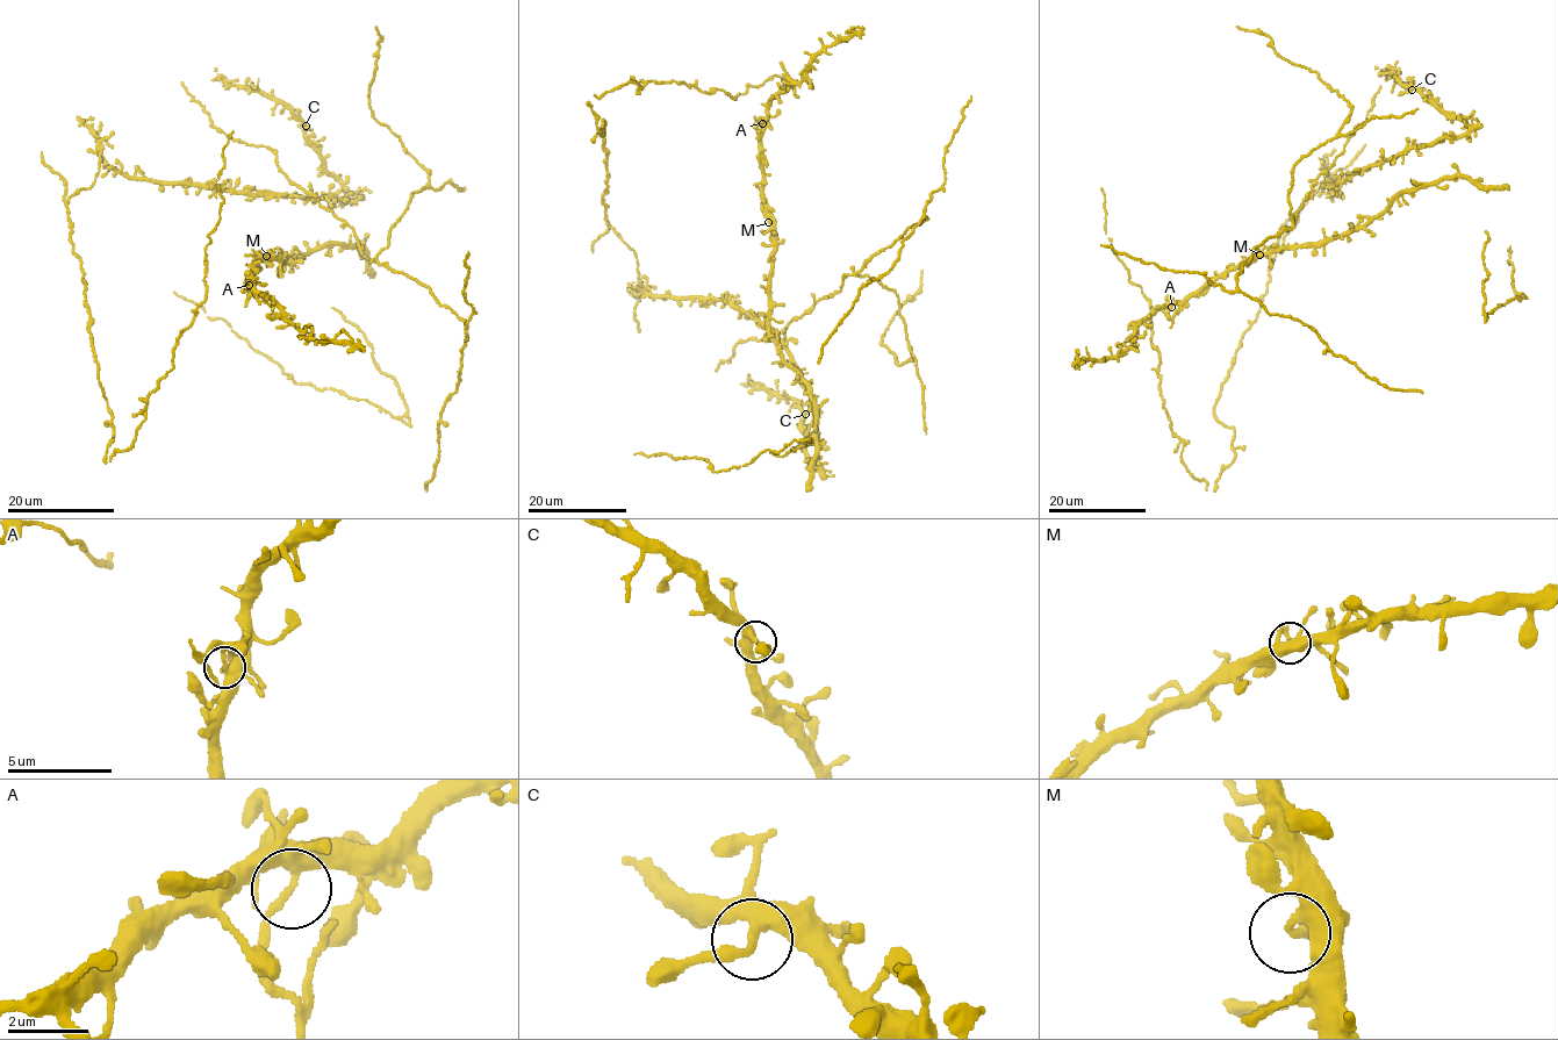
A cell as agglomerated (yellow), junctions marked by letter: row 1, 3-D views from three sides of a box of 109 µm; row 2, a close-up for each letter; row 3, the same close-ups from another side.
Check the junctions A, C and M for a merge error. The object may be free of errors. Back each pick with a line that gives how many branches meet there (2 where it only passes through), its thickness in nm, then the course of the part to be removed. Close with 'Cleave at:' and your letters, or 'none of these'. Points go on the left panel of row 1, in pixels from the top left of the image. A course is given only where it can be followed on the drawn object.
A: Branches: 2. Thickness 320 nm. Course of the part to remove: (249, 285), (248, 299), (250, 291)
Cleave at: A

